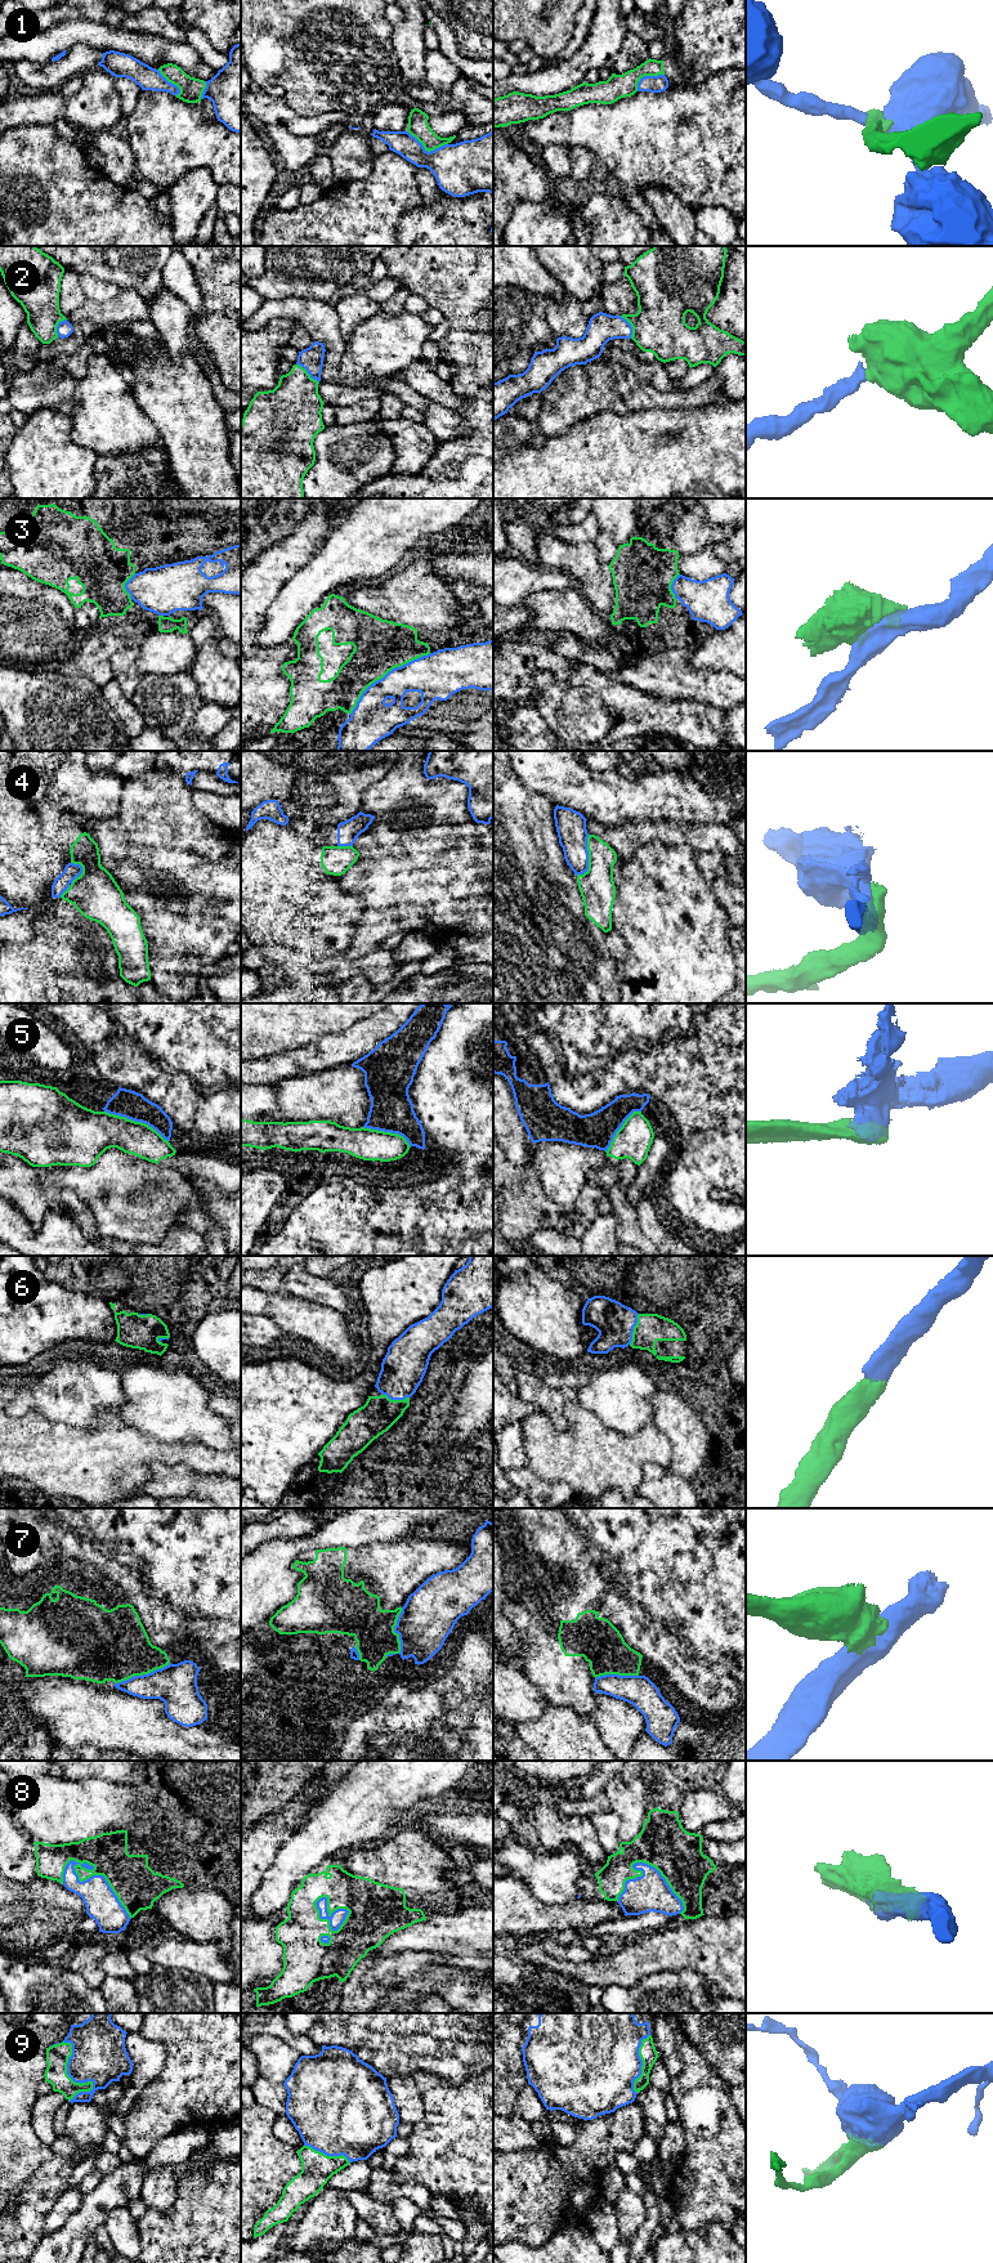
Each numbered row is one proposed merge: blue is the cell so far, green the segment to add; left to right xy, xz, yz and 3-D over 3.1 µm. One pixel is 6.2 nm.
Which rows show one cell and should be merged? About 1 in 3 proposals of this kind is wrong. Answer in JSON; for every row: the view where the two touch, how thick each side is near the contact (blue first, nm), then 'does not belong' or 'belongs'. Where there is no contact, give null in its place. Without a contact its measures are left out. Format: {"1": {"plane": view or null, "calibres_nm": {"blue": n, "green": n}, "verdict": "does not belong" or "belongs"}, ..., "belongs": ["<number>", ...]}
{"1": {"plane": "xz", "calibres_nm": {"blue": 320, "green": 130}, "verdict": "does not belong"}, "2": {"plane": "xz", "calibres_nm": {"blue": 140, "green": 360}, "verdict": "belongs"}, "3": {"plane": "xz", "calibres_nm": {"blue": 220, "green": 320}, "verdict": "does not belong"}, "4": {"plane": "yz", "calibres_nm": {"blue": 190, "green": 220}, "verdict": "does not belong"}, "5": {"plane": "xy", "calibres_nm": {"blue": 180, "green": 260}, "verdict": "does not belong"}, "6": {"plane": "yz", "calibres_nm": {"blue": 240, "green": 180}, "verdict": "belongs"}, "7": {"plane": "xy", "calibres_nm": {"blue": 260, "green": 420}, "verdict": "does not belong"}, "8": {"plane": "xy", "calibres_nm": {"blue": 200, "green": 280}, "verdict": "belongs"}, "9": {"plane": "xy", "calibres_nm": {"blue": 340, "green": 140}, "verdict": "belongs"}, "belongs": ["2", "6", "8", "9"]}

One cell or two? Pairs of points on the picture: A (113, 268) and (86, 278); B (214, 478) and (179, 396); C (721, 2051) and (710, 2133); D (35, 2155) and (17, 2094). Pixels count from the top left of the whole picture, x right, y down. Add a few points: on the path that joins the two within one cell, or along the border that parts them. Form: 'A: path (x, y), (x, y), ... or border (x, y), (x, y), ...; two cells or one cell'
A: border (79, 272), (110, 281), (120, 289); two cells
B: path (198, 457), (197, 441), (187, 416); one cell
C: border (698, 2051), (730, 2087); two cells
D: path (19, 2139), (17, 2137), (17, 2110); one cell

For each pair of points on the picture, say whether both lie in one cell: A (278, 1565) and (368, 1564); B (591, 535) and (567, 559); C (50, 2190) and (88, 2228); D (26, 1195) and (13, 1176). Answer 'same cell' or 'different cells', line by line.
A: different cells
B: different cells
C: different cells
D: same cell

